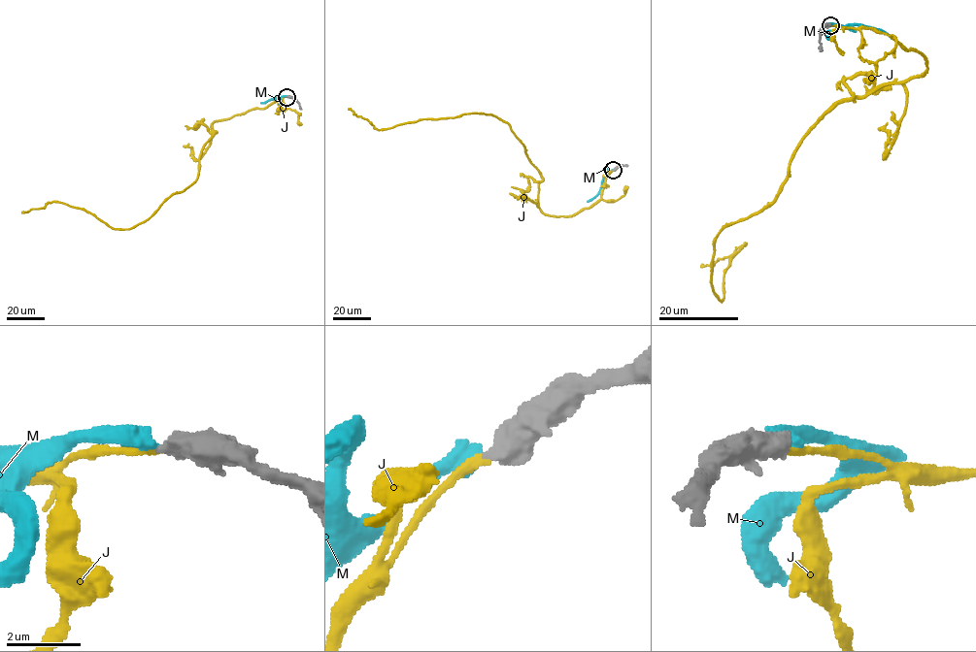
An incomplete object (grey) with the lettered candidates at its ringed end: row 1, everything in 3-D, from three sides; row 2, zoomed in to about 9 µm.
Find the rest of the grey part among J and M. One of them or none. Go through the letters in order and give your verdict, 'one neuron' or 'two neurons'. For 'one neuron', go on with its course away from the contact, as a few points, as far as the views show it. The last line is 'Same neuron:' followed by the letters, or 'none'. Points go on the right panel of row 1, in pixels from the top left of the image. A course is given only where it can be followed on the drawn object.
J: one neuron | via (829, 25), (887, 33), (926, 69), (817, 124), (779, 194), (715, 239), (723, 300), (745, 243), (701, 265)
M: two neurons
Same neuron: J

